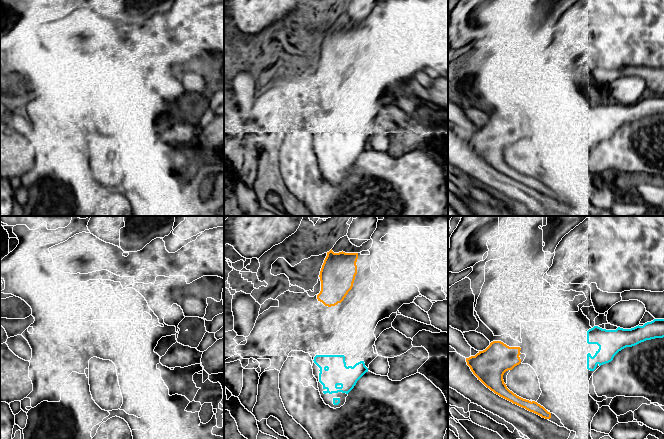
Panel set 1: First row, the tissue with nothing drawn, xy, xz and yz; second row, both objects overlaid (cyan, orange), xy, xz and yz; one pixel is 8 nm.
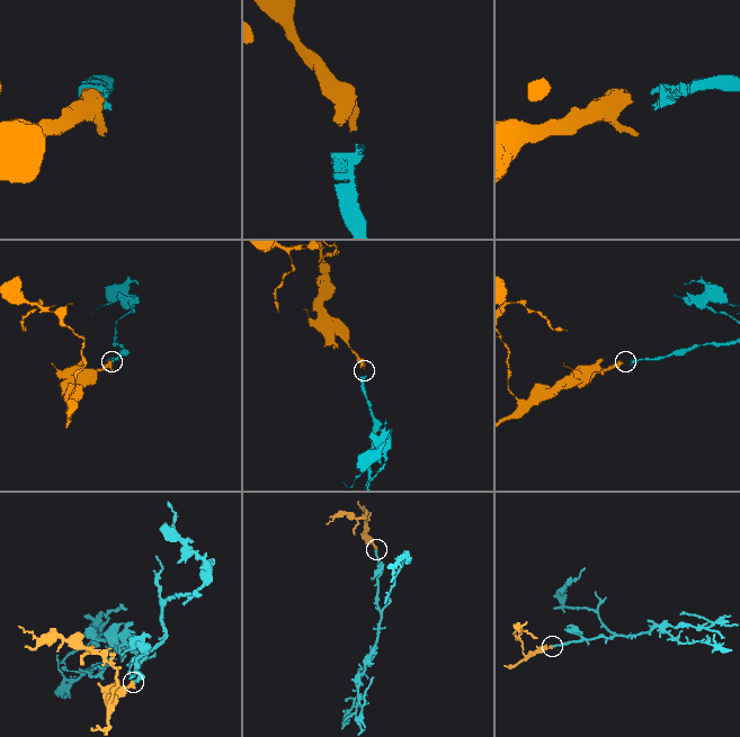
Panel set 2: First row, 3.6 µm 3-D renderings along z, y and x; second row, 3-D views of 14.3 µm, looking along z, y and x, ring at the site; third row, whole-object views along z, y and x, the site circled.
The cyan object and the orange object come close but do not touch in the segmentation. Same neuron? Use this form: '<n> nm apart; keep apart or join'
400 nm apart; join

